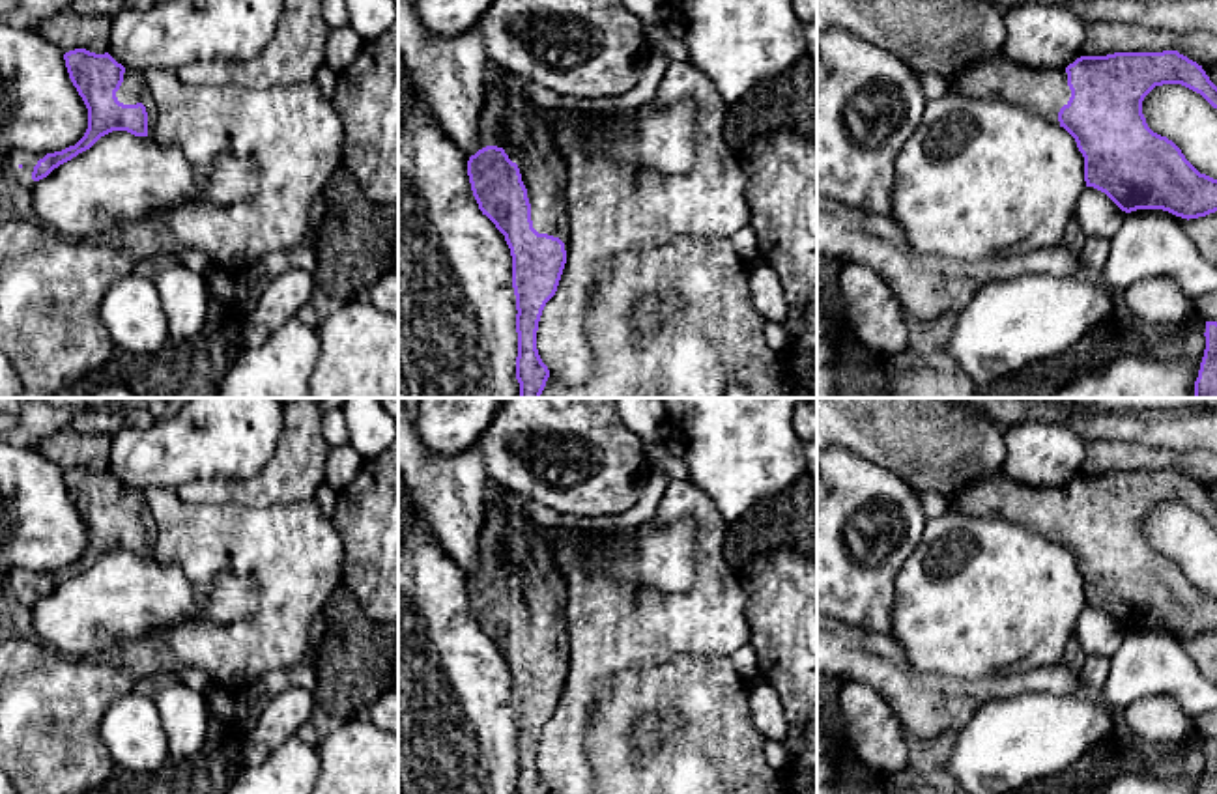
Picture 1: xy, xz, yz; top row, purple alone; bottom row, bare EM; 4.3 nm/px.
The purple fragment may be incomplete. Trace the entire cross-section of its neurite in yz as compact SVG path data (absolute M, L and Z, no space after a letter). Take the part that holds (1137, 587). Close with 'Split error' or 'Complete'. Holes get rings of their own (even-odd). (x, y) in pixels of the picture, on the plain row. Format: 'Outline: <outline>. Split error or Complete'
Outline: M1178 469L1081 475L1060 488L1032 488L996 475L957 491L948 504L968 516L1021 525L1064 546L1084 575L1086 605L1105 611L1122 630L1163 628L1187 639L1206 635L1217 630L1217 598L1200 592L1172 559L1148 546L1142 532L1144 516L1163 503L1181 503L1217 527L1217 504L1202 484Z. Split error

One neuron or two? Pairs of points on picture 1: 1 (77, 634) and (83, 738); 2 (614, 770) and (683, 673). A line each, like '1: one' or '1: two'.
1: two
2: one

